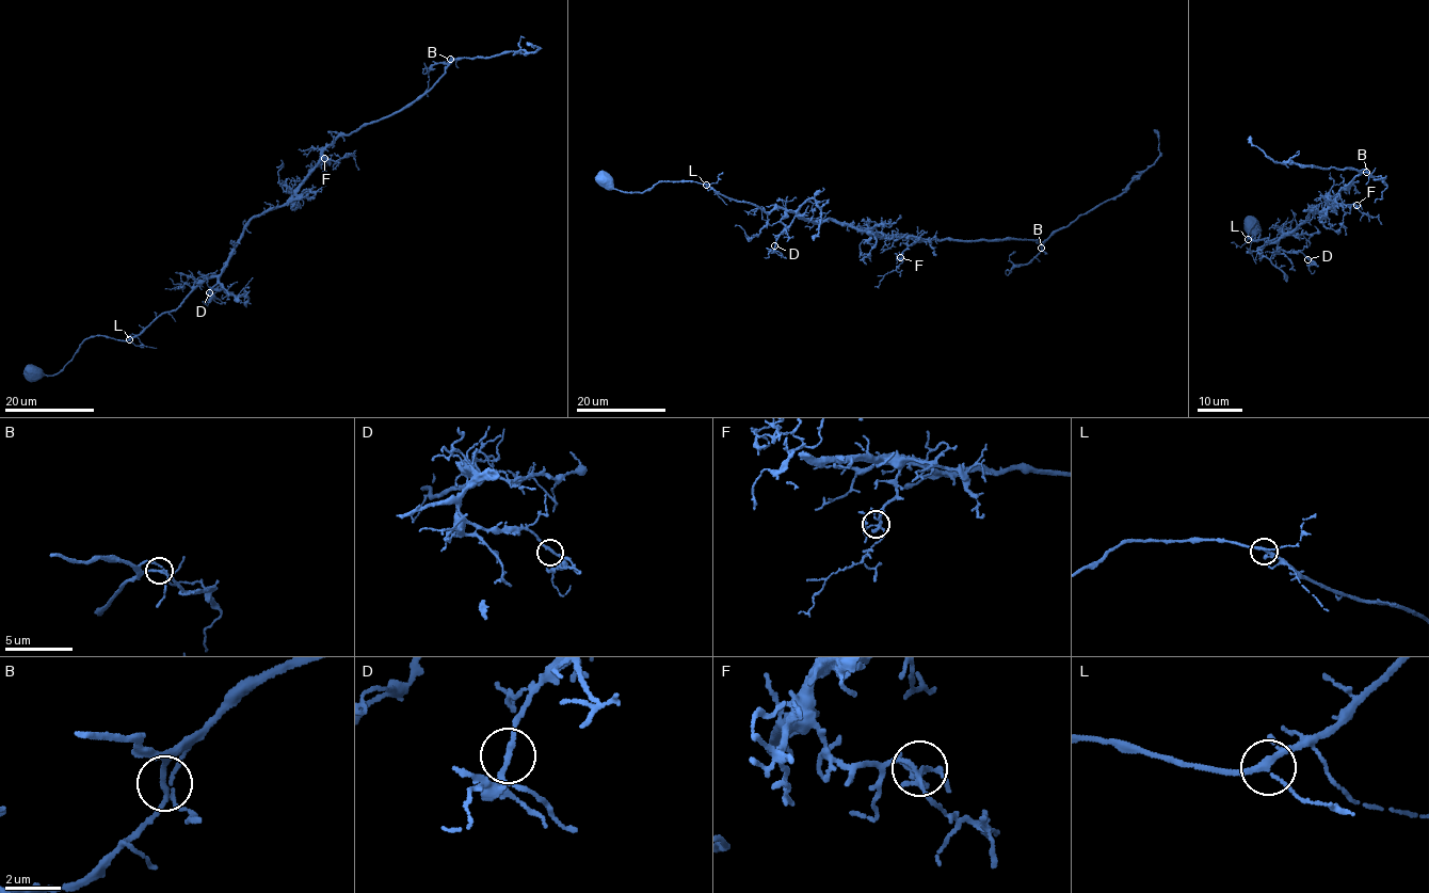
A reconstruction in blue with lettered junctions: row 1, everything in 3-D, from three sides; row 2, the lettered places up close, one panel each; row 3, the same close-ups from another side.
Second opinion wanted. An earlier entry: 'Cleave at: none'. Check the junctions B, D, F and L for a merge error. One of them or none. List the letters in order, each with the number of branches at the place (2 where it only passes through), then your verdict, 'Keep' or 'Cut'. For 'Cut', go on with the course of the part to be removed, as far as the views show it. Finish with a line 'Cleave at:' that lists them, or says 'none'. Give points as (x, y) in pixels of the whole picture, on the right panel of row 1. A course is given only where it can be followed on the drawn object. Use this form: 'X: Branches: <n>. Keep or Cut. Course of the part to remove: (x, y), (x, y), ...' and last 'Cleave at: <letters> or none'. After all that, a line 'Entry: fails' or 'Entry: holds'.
B: Branches: 4. Keep
D: Branches: 4. Keep
F: Branches: 4. Keep
L: Branches: 4. Keep
Cleave at: none
Entry: holds

